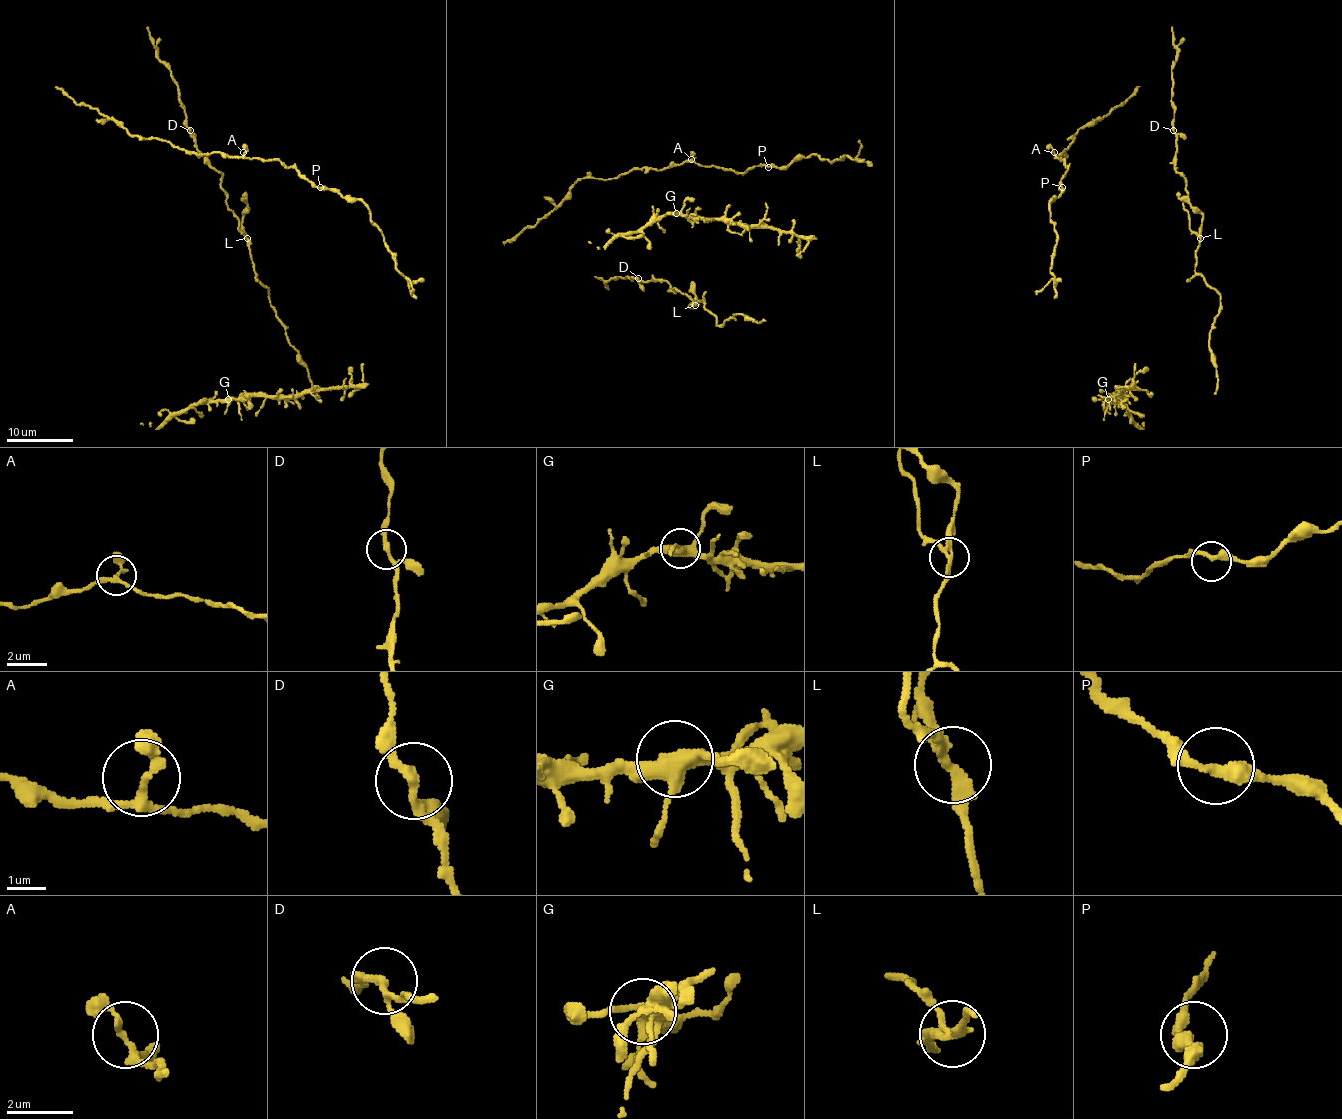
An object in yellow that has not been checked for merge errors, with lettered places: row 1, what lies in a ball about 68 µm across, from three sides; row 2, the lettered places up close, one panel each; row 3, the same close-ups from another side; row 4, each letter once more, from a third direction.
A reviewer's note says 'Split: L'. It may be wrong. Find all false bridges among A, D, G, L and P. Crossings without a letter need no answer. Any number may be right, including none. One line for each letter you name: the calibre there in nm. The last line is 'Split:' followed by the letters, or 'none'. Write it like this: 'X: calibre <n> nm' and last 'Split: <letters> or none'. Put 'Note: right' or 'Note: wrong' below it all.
L: calibre 240 nm
Split: L
Note: right

